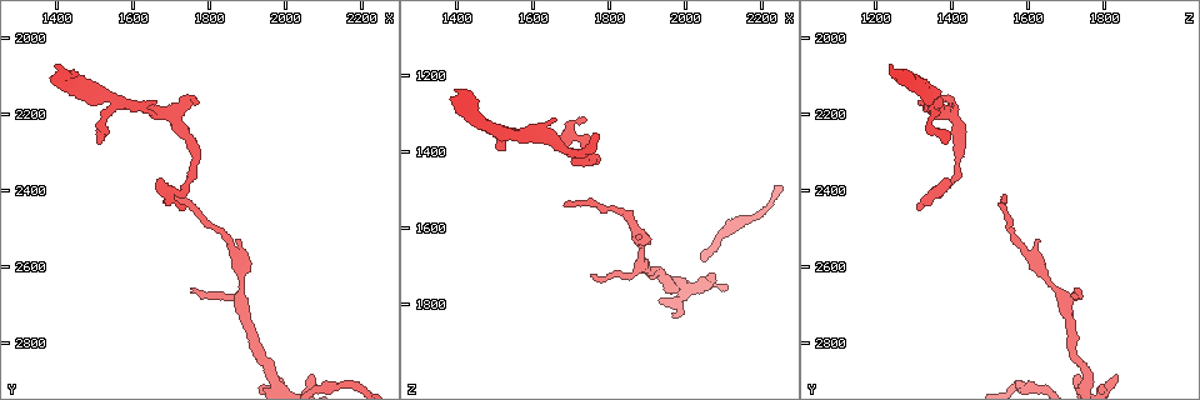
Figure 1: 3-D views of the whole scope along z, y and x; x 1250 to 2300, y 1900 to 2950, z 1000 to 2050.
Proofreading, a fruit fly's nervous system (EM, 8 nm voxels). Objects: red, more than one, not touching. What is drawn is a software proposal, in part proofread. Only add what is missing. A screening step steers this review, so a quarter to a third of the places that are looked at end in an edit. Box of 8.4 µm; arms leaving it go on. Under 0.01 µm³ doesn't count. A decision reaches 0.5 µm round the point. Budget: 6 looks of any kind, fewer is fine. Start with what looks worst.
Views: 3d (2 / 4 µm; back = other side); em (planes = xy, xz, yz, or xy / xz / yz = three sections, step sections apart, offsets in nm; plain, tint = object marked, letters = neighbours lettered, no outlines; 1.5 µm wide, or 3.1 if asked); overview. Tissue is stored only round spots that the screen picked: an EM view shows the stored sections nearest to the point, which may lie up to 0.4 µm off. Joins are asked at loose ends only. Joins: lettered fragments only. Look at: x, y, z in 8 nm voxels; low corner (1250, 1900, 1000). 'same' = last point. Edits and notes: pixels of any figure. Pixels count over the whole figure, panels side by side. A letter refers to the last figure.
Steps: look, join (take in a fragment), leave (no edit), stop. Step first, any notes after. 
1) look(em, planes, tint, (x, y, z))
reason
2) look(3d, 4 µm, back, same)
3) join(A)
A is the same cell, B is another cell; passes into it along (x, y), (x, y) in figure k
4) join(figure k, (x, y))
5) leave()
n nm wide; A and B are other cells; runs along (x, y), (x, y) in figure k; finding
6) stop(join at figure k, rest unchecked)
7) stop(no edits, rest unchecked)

look(3d, 4 µm, (1965, 2890, 1830))
free end

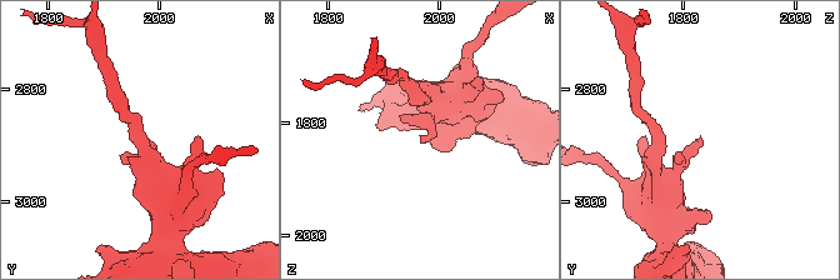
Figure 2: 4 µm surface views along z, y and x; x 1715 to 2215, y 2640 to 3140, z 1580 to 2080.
look(em, planes, plain, (1965, 2885, 1825))

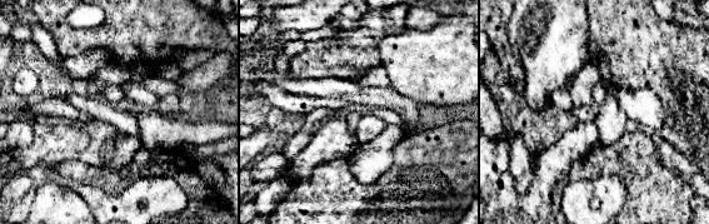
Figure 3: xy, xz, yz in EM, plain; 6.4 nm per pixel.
look(em, planes, letters, same)

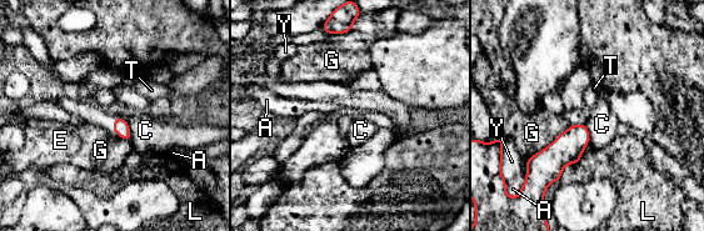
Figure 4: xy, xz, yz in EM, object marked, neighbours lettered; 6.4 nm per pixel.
leave()
A, C, E, G, L, T and Y are other cells; border along (584, 122), (570, 125) in figure 4; no lettered fragment goes on from it

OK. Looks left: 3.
look(3d, 2 µm, (1730, 2450, 1305))
tapers out

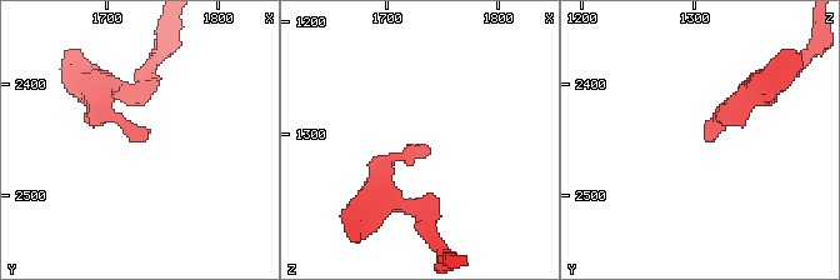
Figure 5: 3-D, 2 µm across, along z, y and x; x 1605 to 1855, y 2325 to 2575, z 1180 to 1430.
look(em, yz, step 4, tint, (1732, 2444, 1308))

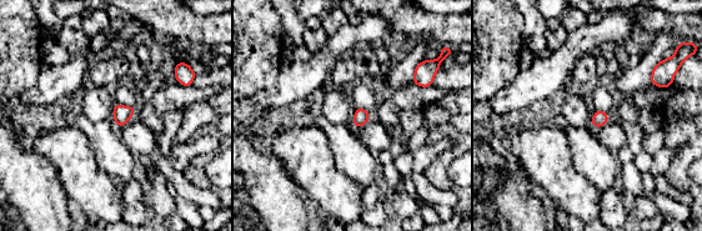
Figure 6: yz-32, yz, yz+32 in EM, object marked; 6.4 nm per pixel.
look(em, yz, step 4, letters, same)
what lies round it

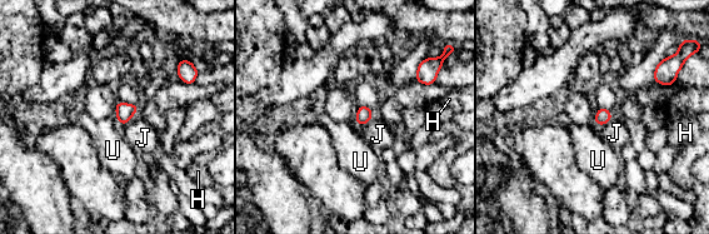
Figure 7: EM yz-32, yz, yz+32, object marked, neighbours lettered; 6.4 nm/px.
leave()
J touches over 100 nm; H, J and U are other cells; border along (115, 116), (120, 125) in figure 7; no lettered fragment goes on from it

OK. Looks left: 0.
stop(no edits, rest unchecked)

